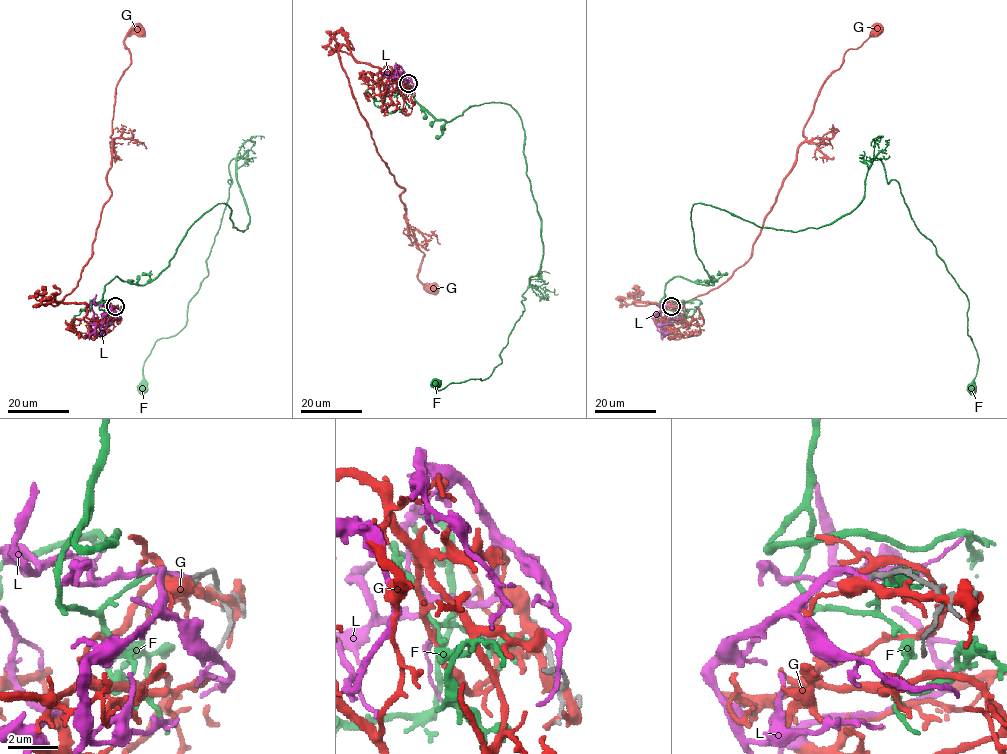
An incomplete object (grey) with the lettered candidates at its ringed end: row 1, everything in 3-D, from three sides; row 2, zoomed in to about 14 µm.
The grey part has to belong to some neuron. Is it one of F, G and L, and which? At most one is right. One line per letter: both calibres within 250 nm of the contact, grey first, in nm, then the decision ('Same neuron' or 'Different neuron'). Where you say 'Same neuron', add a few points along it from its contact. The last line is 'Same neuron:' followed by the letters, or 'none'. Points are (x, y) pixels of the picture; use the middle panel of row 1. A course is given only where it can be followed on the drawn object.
F: Thickness 200 nm (grey) against 200 nm. Different neuron
G: Thickness 120 nm (grey) against 360 nm. Different neuron
L: Thickness 130 nm (grey) against 150 nm. Same neuron. Its course: (408, 83), (383, 84), (387, 92), (392, 77), (388, 72), (383, 76)
Same neuron: L

